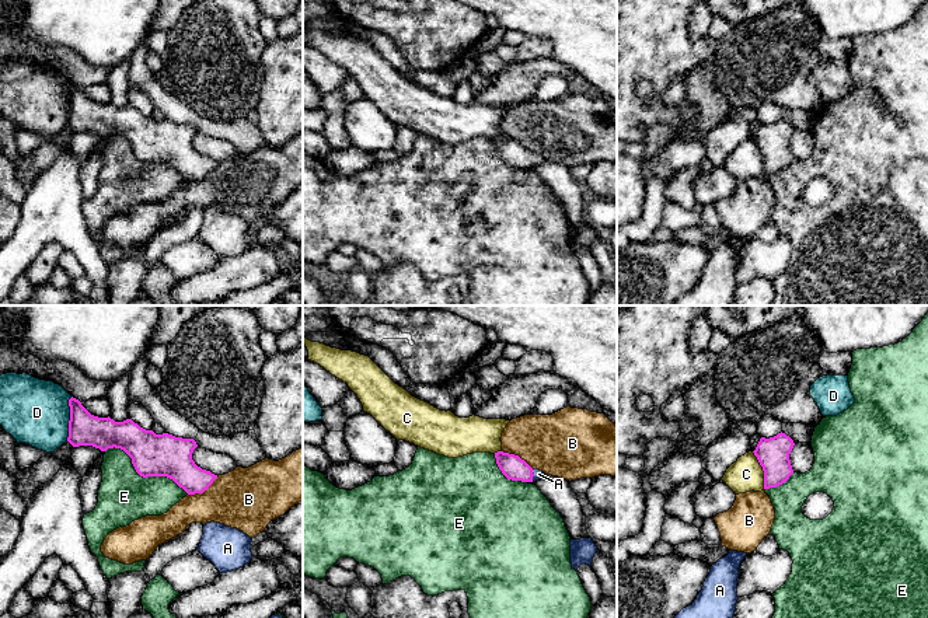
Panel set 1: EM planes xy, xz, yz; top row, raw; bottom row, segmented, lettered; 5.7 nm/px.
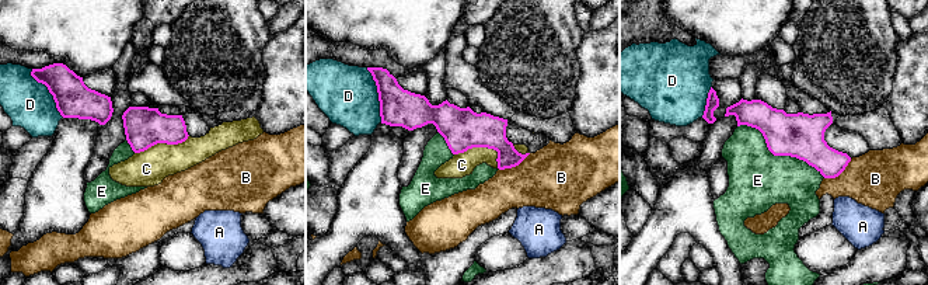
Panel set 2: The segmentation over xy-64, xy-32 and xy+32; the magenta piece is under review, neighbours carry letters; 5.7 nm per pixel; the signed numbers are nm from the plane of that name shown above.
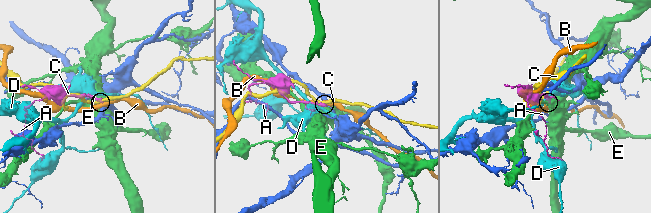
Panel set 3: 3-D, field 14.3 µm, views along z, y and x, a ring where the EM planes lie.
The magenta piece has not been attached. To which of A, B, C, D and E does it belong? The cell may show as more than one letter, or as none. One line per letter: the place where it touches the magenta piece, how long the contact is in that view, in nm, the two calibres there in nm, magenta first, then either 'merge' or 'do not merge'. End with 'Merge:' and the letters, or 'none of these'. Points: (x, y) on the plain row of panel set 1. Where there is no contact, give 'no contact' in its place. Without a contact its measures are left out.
A: xz (533, 161) | 70 nm | 140/50 nm | merge
B: xz (517, 142) | 220 nm | 140/360 nm | do not merge
C: yz (763, 156) | 240 nm | 190/190 nm | do not merge
D: xy (70, 105) | 260 nm | 190/380 nm | do not merge
E: xy (143, 163) | 550 nm | 240/300 nm | do not merge
Merge: A

